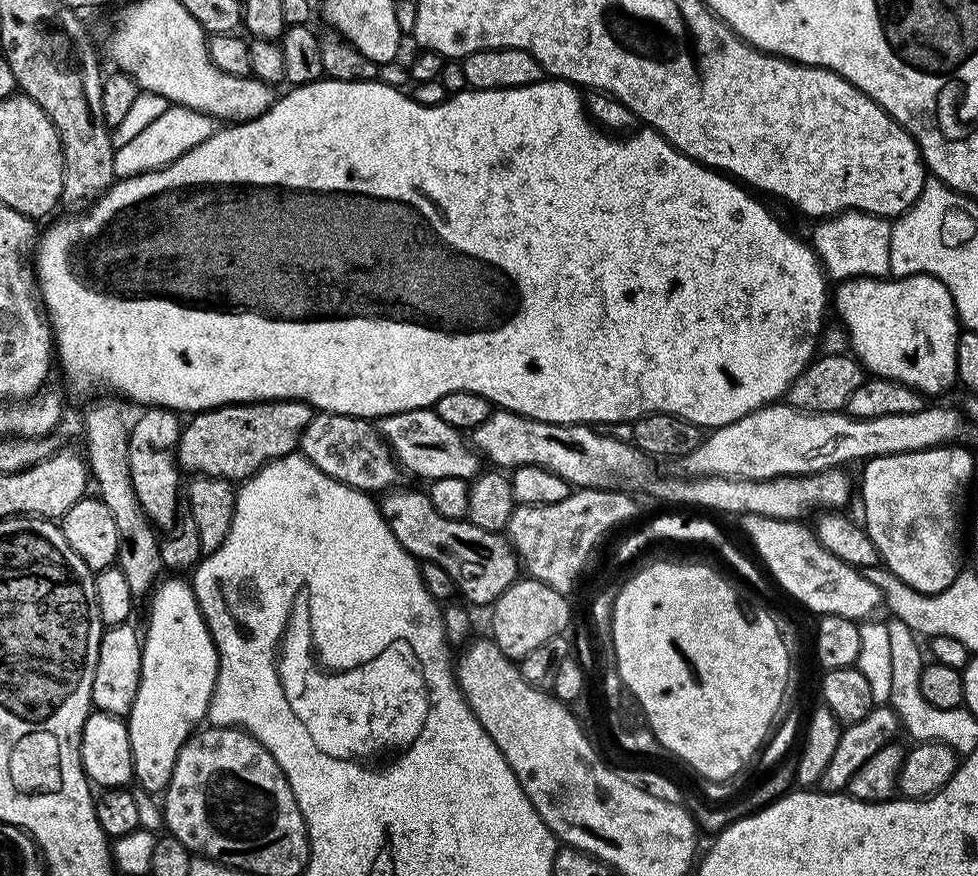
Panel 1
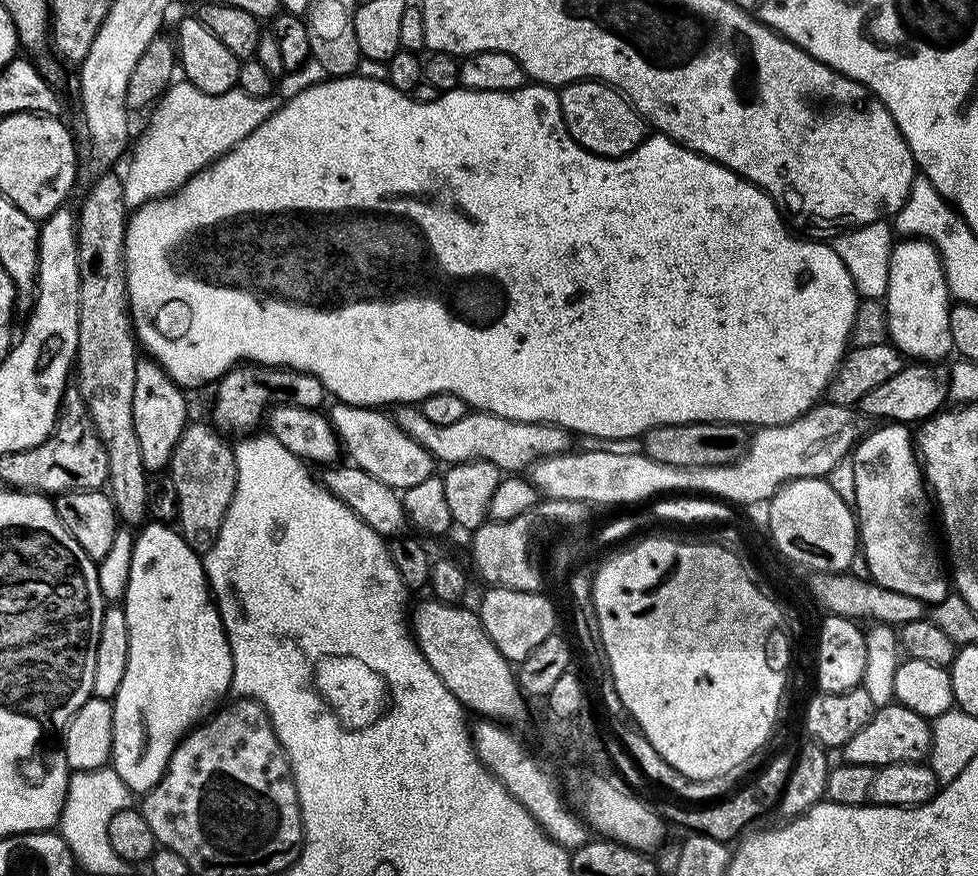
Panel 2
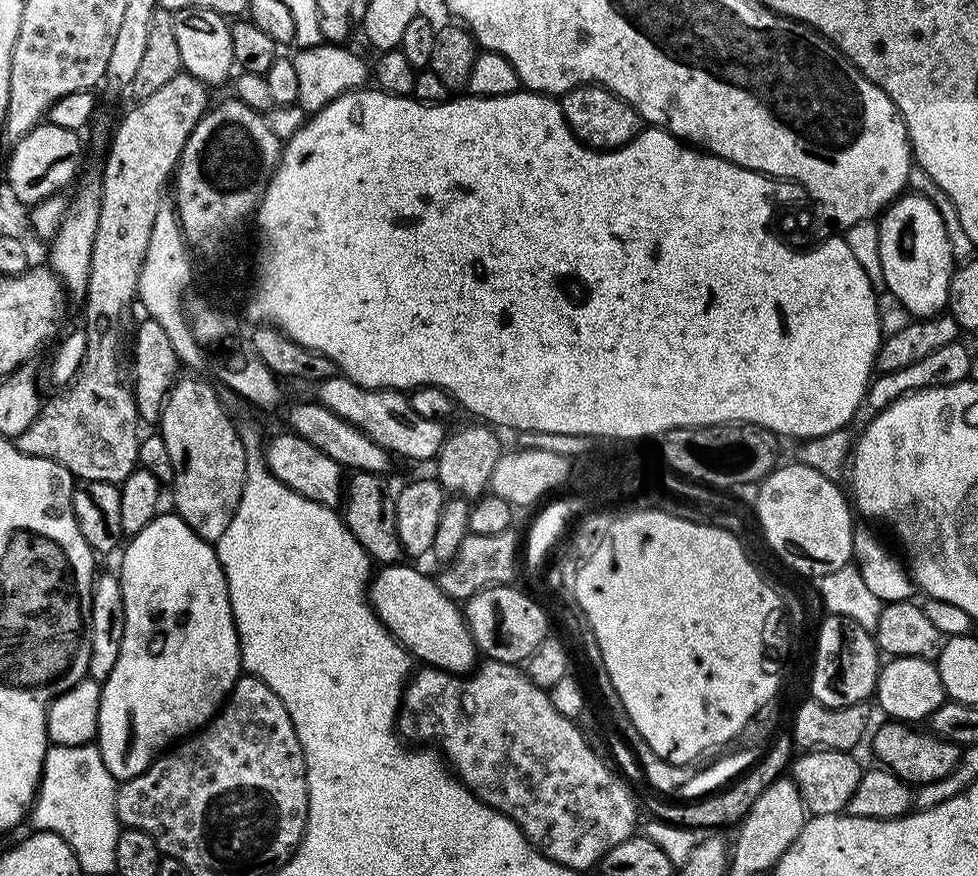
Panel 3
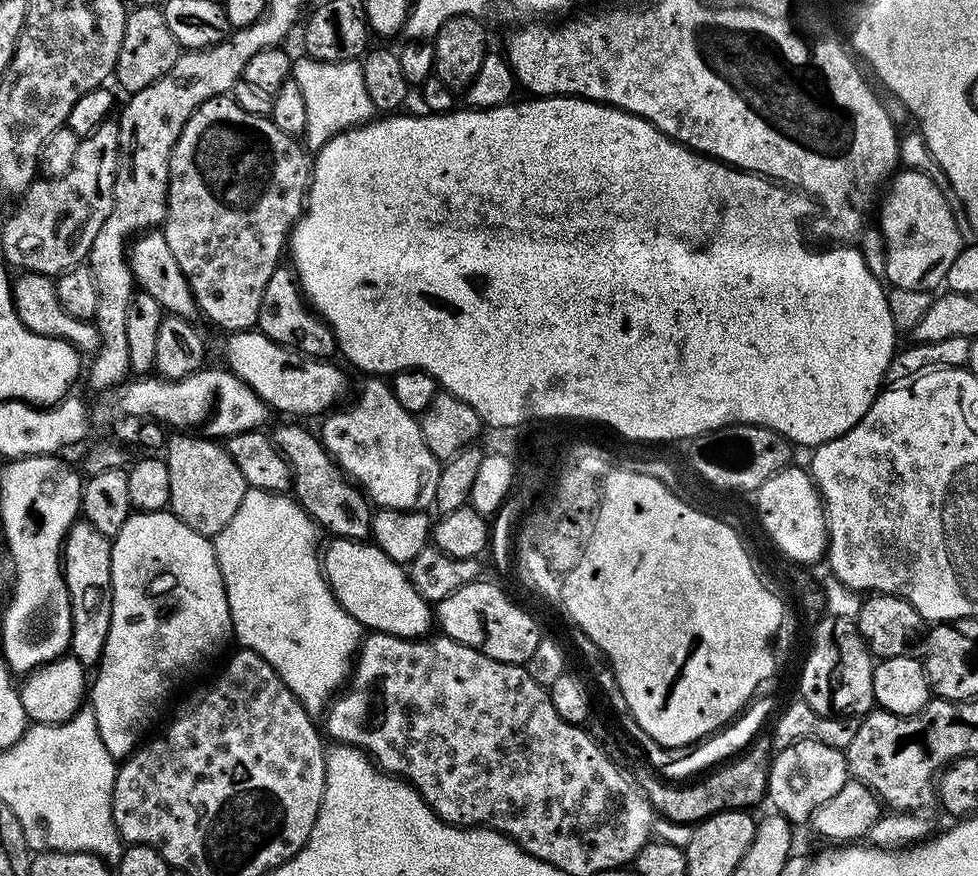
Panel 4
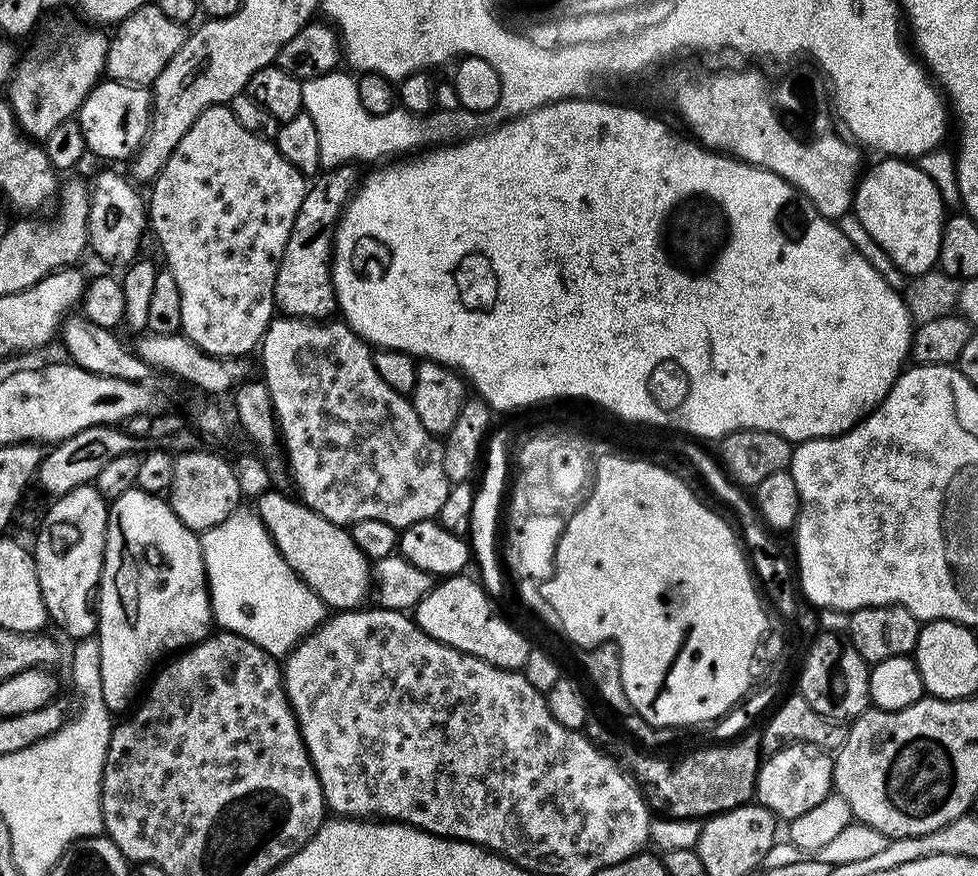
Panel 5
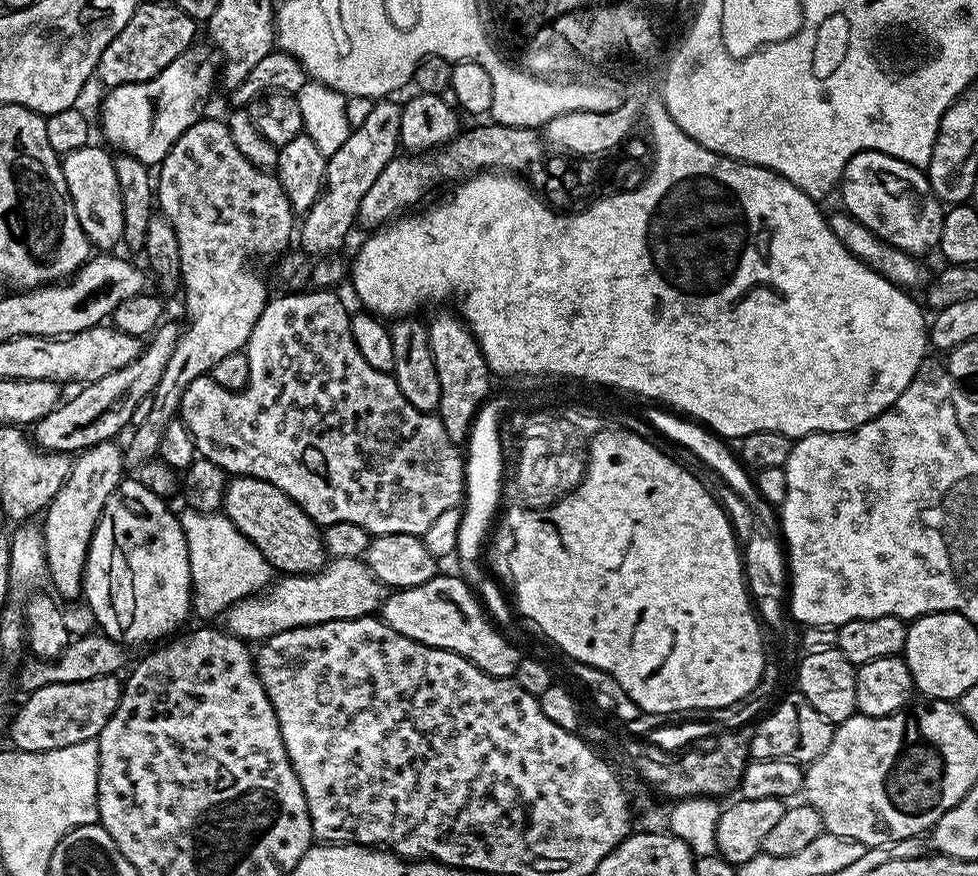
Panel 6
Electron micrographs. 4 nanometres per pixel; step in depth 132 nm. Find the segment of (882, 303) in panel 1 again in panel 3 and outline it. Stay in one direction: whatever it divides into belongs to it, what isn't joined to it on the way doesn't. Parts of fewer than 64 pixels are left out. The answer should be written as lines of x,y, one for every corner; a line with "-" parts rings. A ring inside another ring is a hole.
904,194
893,200
884,209
878,220
878,227
880,230
882,274
884,275
884,288
886,291
894,294
894,298
898,298
898,302
902,302
902,306
906,306
906,310
913,318
941,315
948,306
950,278
954,271
952,243
948,237
942,214
938,214
936,207
924,196

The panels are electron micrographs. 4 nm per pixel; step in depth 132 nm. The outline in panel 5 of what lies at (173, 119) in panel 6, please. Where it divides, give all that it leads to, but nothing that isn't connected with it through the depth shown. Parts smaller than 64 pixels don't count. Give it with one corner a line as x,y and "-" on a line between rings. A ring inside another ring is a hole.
104,78
95,84
90,94
82,102
78,113
78,119
82,126
82,138
86,138
86,146
91,155
101,156
104,160
131,161
140,149
140,144
148,133
148,123
152,117
152,93
147,87
138,84
119,84
113,80

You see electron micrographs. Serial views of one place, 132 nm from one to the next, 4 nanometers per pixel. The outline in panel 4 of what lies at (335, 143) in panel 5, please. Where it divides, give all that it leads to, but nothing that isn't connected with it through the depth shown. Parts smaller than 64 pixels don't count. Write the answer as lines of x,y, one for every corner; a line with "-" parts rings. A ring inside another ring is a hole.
309,56
293,61
291,79
298,82
306,103
305,147
312,152
320,150
330,137
348,128
367,123
375,115
375,108
363,83
360,61
347,60
328,63

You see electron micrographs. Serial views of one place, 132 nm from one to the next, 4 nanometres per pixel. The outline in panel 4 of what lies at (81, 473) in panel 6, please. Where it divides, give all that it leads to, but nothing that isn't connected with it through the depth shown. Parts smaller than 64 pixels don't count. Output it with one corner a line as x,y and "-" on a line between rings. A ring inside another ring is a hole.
77,522
72,525
64,540
62,553
64,581
72,599
72,642
70,655
84,664
85,669
92,670
99,665
102,650
106,646
106,634
110,630
110,614
112,613
112,597
109,589
112,586
112,540
103,536
94,526
87,522

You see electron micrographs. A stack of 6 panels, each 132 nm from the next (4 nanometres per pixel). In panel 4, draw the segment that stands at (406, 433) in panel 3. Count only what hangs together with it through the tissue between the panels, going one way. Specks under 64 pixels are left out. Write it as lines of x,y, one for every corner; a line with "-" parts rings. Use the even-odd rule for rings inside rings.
258,330
233,332
223,338
228,371
242,378
242,382
246,382
273,413
289,412
292,418
319,417
333,411
348,392
348,376
332,360
301,356
299,352
266,338
266,334

